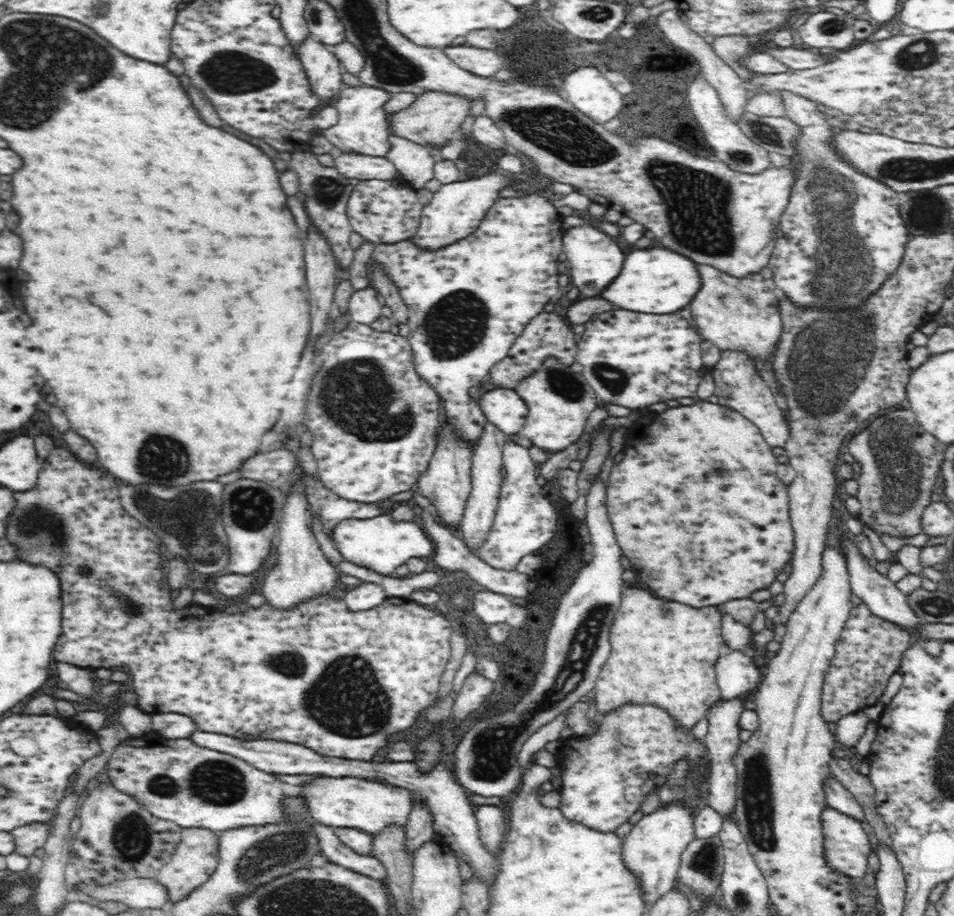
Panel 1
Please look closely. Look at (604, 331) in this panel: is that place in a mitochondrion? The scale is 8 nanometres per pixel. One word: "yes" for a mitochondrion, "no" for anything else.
no

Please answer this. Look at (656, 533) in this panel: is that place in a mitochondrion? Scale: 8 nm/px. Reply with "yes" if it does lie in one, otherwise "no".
no

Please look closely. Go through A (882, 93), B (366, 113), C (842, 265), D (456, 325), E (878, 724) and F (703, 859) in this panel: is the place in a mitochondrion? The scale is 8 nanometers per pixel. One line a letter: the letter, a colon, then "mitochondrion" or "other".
A: other
B: other
C: mitochondrion
D: mitochondrion
E: other
F: mitochondrion

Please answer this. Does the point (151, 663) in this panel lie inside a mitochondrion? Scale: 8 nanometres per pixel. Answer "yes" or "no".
no

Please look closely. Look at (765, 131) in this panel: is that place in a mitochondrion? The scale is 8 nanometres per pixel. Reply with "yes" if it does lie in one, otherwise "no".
yes

